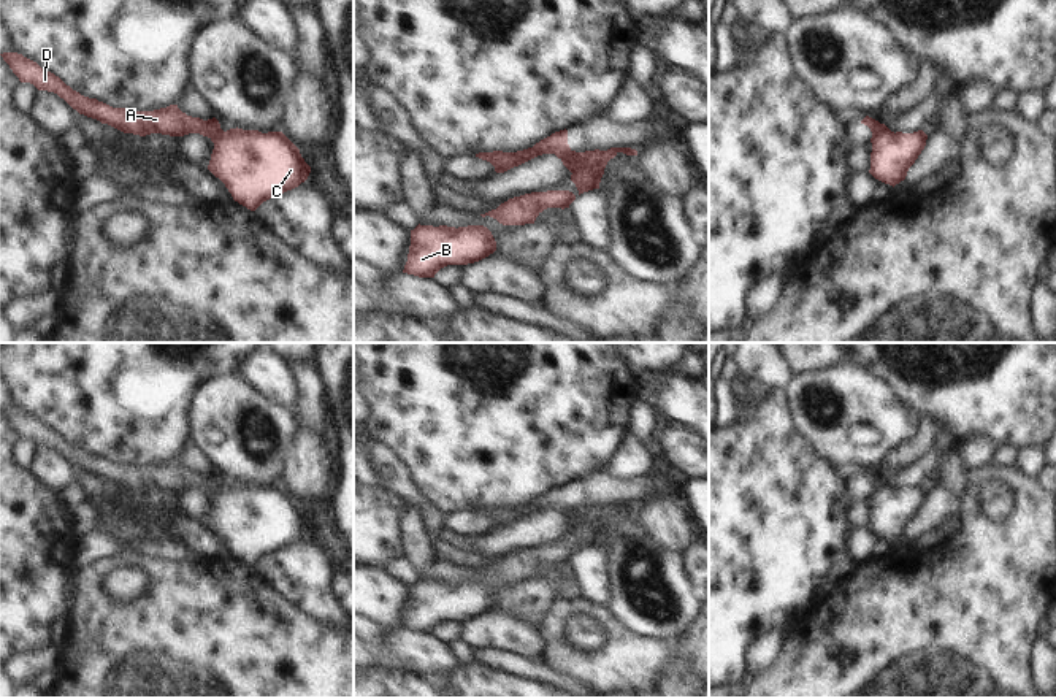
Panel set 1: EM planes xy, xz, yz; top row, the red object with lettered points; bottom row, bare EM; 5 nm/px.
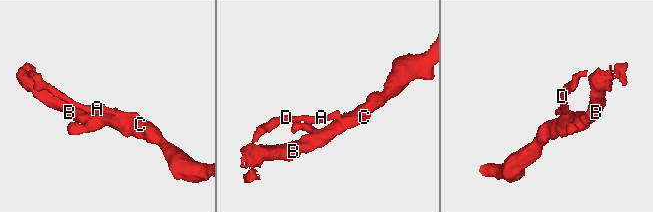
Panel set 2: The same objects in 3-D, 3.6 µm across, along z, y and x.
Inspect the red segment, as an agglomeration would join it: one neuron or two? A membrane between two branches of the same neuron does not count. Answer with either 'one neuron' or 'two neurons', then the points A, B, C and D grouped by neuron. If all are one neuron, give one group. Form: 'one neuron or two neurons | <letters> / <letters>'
two neurons | A D / B C

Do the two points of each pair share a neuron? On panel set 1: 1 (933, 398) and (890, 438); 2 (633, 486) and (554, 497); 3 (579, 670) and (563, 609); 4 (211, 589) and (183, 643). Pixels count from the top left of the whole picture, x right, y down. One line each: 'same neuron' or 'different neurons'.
1: different neurons
2: same neuron
3: same neuron
4: same neuron

